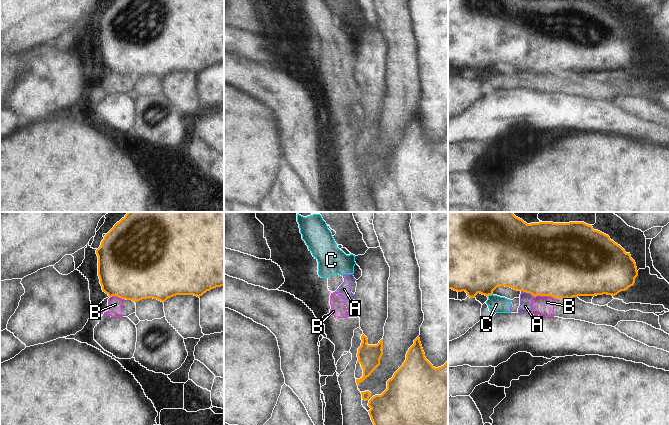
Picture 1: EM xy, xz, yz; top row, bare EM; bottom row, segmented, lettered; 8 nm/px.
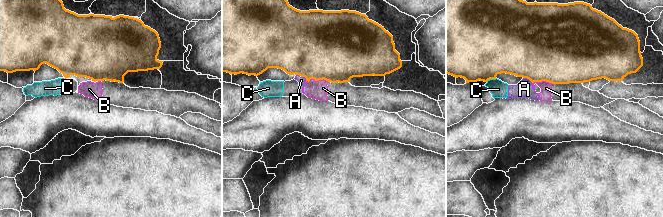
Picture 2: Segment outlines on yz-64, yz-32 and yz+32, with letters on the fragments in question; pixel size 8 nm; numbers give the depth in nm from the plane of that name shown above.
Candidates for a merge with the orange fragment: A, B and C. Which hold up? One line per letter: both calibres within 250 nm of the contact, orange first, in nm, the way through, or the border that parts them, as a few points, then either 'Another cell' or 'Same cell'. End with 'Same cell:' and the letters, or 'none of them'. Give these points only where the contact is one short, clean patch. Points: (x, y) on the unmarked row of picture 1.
A: Thickness 500 nm (orange) against 100 nm. Boundary: yz (521, 66), (532, 72). Another cell
B: Thickness 500 nm (orange) against 160 nm. Boundary: yz (533, 71), (548, 71), (555, 75). Another cell
C: Thickness 440 nm (orange) against 140 nm. Boundary: yz (492, 69), (487, 72). Another cell
Same cell: none of them.

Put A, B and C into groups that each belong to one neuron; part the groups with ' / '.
A B C

